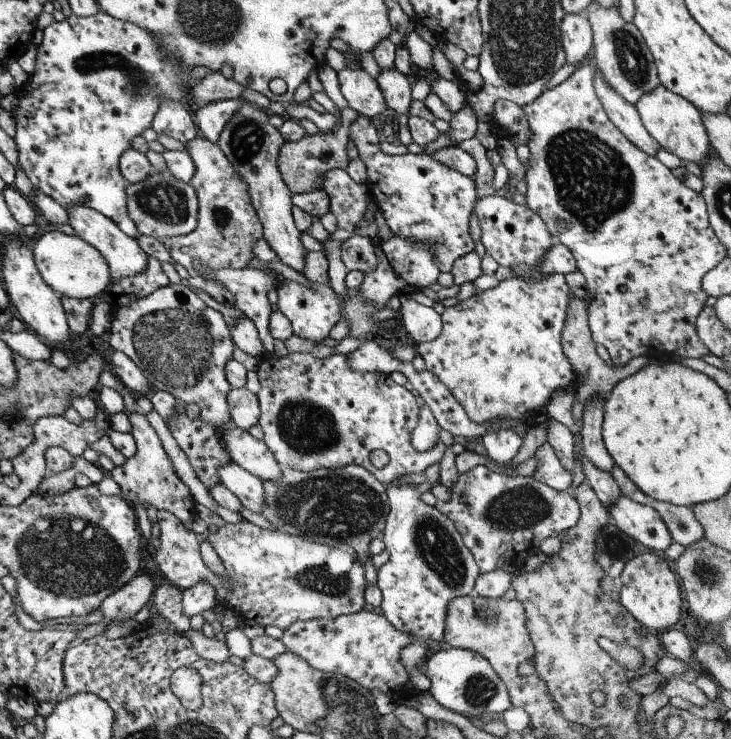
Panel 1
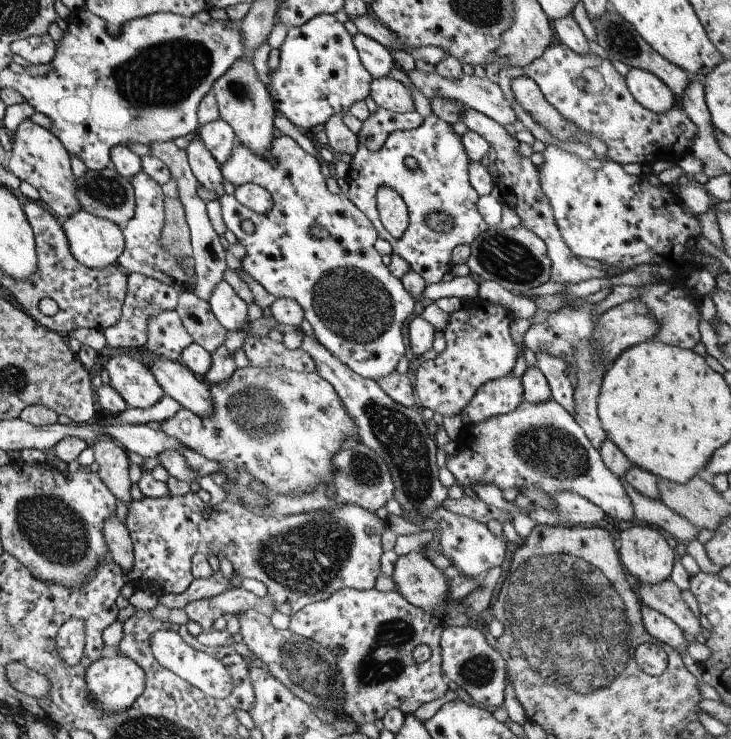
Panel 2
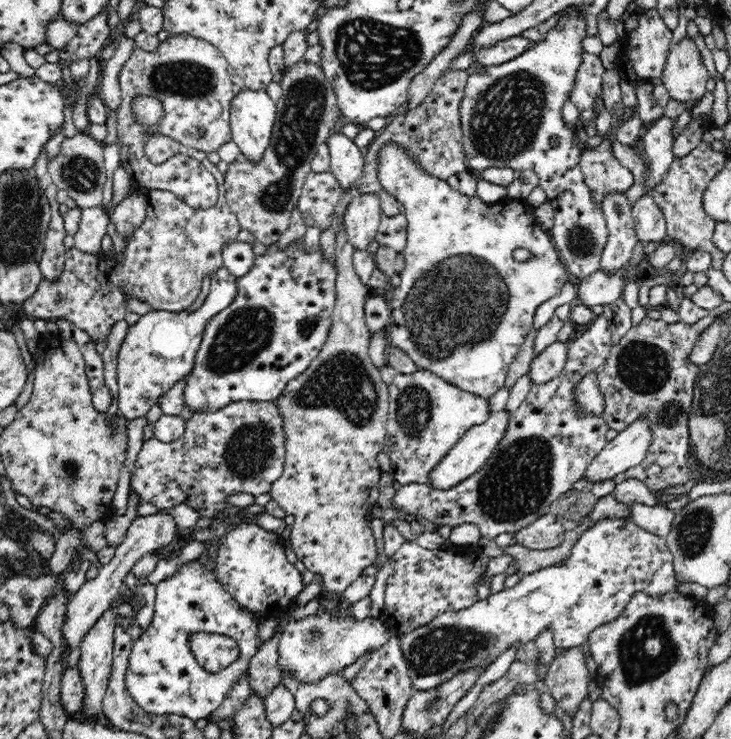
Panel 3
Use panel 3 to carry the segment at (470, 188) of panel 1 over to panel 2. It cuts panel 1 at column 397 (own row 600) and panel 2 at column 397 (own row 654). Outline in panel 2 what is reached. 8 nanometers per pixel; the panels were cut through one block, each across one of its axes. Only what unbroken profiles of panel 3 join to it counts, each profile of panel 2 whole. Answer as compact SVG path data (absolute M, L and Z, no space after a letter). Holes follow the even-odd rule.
M423 110L424 115L422 117L421 124L417 126L417 128L411 130L398 130L390 132L386 139L383 141L383 144L376 149L375 151L368 151L366 147L363 147L360 143L356 147L356 151L352 154L352 160L350 161L349 168L345 178L343 178L346 183L348 184L348 191L346 192L346 197L357 207L357 210L360 210L368 219L369 222L373 225L375 232L377 233L378 238L382 238L386 240L392 248L393 254L401 257L411 271L416 272L421 278L423 278L425 284L430 285L433 283L438 283L441 281L441 276L445 274L445 272L449 272L451 268L451 260L450 254L451 251L457 245L469 245L472 240L475 240L479 234L485 231L485 221L481 218L481 215L478 213L476 202L478 201L478 194L473 190L473 187L469 184L468 181L468 164L469 160L466 157L460 136L457 135L453 129L451 129L451 125L446 123L444 120L437 118L433 113ZM405 156L412 156L415 160L417 160L417 168L415 170L407 170L405 166L403 166L403 158ZM379 187L387 187L391 190L394 190L405 203L406 211L408 214L408 225L407 228L403 231L403 234L398 238L393 238L385 229L384 226L381 224L381 221L378 217L378 212L376 211L376 190Z

